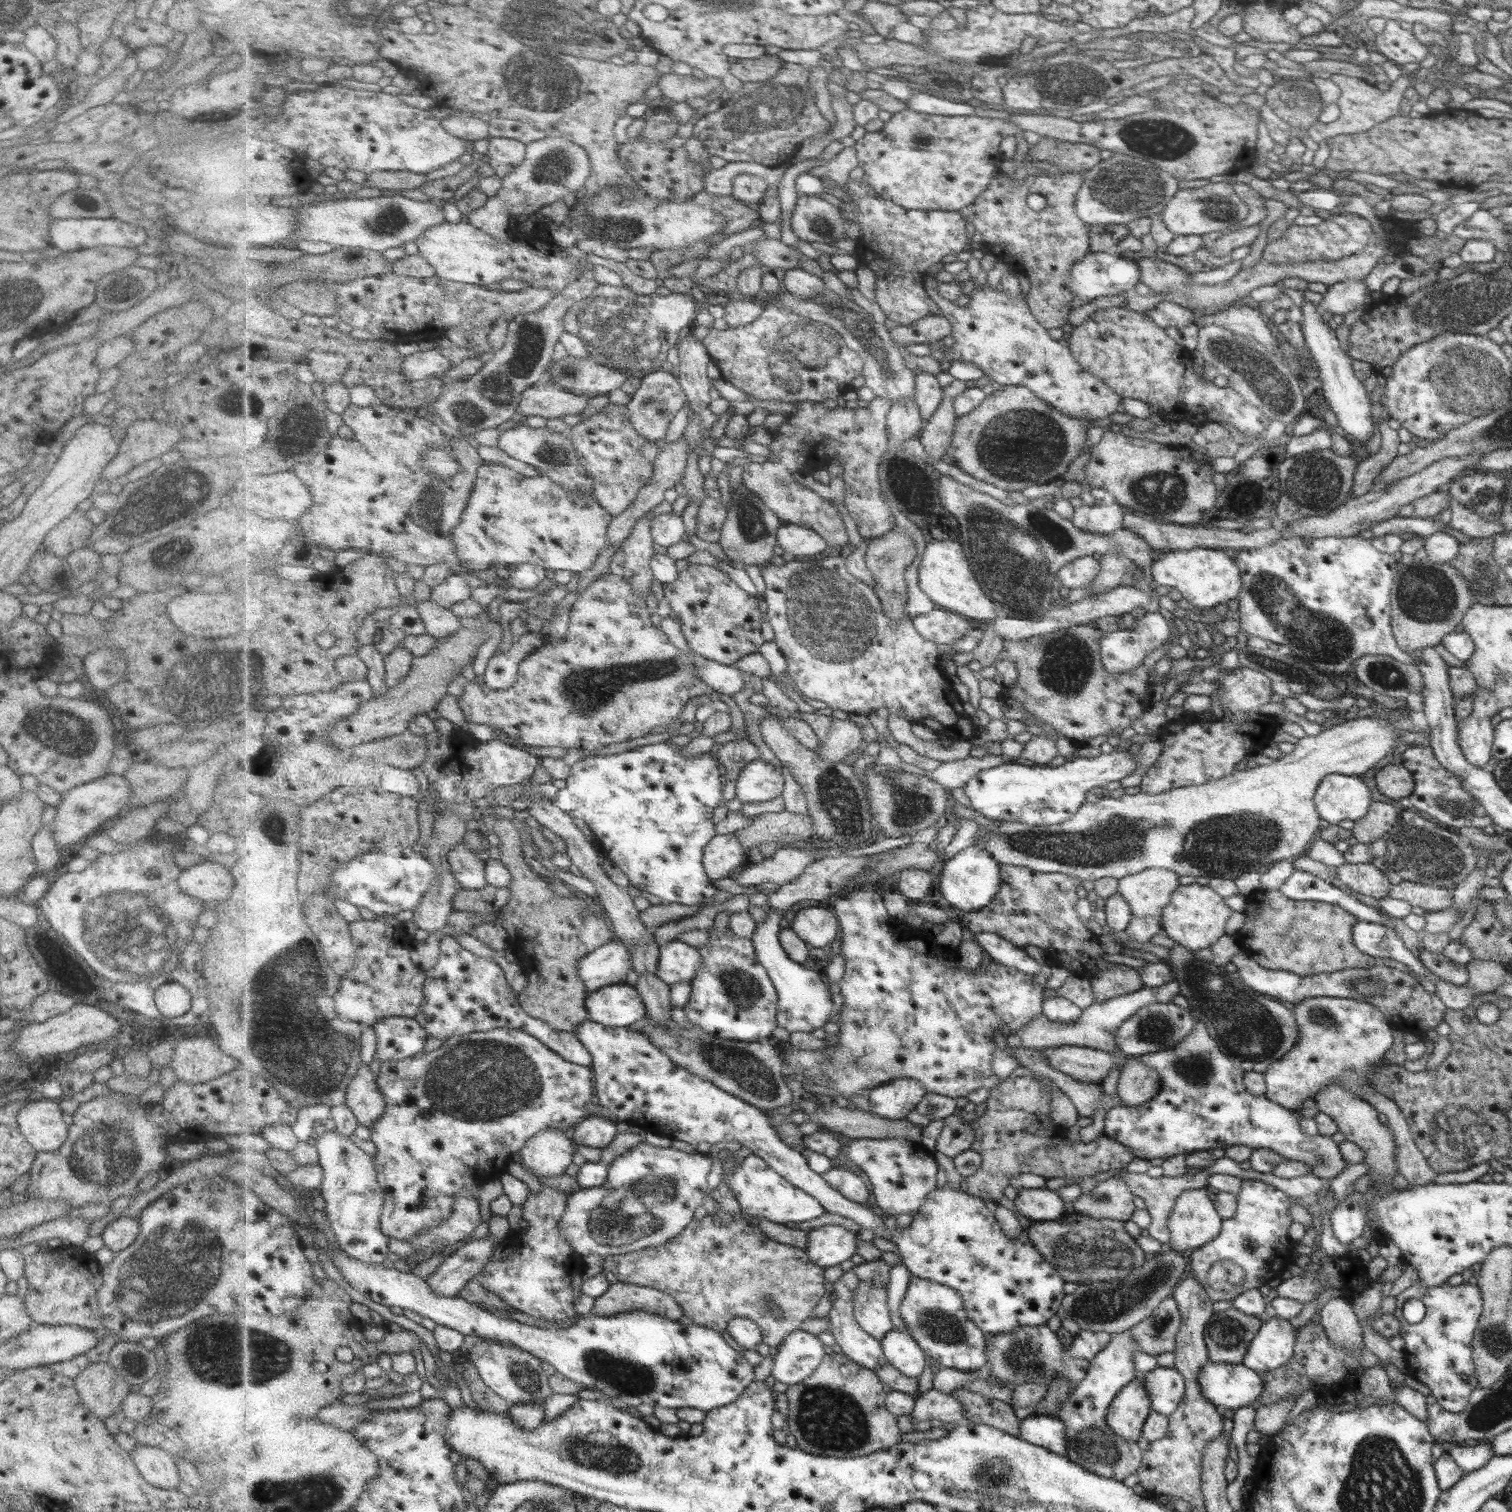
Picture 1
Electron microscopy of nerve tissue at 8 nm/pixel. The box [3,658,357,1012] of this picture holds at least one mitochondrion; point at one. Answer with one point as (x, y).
(115, 916)

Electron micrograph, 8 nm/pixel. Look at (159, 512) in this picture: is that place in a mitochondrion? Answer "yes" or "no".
yes

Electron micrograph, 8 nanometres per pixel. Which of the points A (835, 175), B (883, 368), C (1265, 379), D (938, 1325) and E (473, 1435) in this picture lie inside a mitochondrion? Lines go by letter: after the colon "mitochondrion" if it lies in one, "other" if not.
A: other
B: mitochondrion
C: mitochondrion
D: mitochondrion
E: other

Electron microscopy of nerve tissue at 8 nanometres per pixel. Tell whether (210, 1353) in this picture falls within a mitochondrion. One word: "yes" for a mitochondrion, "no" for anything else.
yes

